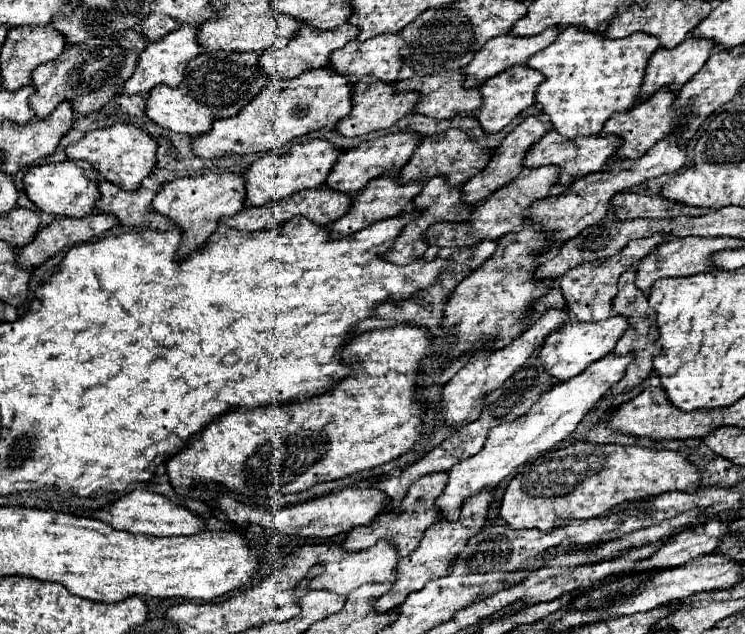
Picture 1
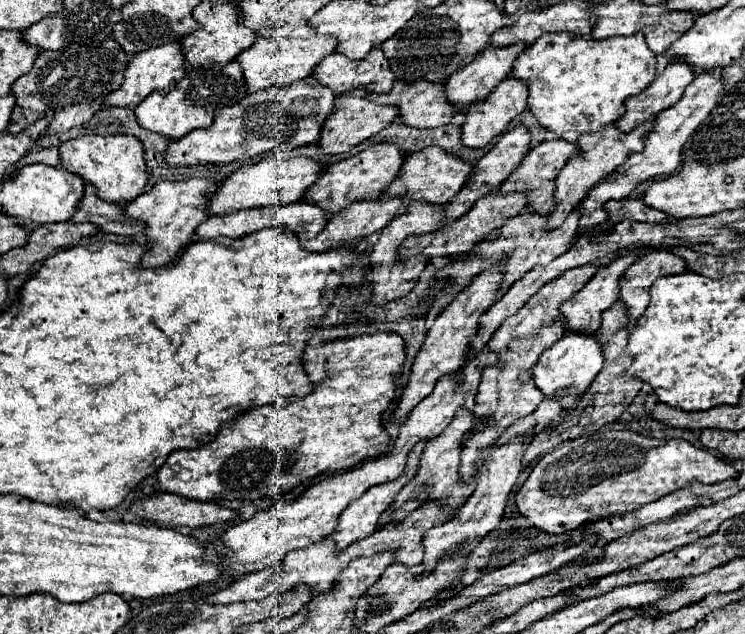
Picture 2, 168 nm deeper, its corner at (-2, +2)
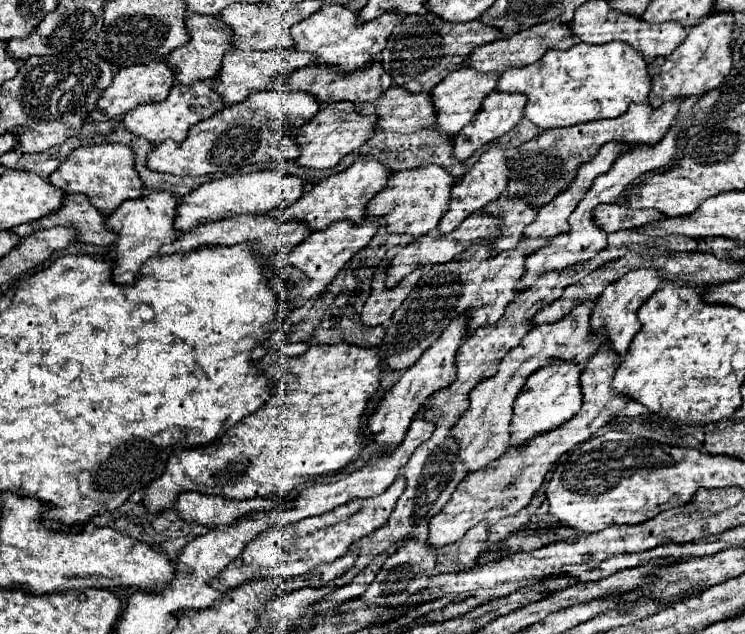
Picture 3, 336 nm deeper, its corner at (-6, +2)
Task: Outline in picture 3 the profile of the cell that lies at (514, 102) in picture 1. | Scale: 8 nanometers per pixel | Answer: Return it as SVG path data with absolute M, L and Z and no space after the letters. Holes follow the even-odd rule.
M492 91L484 101L470 125L466 125L454 137L454 155L464 163L474 151L486 143L512 131L524 115L526 97L520 93L498 93Z

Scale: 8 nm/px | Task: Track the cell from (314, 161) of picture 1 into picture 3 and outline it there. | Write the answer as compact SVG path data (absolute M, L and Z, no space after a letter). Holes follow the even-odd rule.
M254 171L254 173L224 177L196 187L178 201L174 229L178 233L186 233L210 221L220 221L238 215L264 215L270 213L272 209L282 209L292 205L302 193L304 193L304 181L300 177L280 175L276 171Z

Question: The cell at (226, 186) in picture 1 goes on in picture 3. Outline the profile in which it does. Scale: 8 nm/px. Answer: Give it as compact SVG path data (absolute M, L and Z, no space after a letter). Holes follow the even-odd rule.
M158 191L158 193L150 193L150 195L136 199L136 201L124 201L112 215L108 215L104 219L104 223L108 223L106 227L118 235L118 239L114 243L116 267L112 271L112 281L116 285L134 283L136 273L140 271L144 261L154 257L164 243L172 243L178 237L172 227L174 215L176 215L176 211L174 211L176 201L178 201L178 197L174 197L172 193Z

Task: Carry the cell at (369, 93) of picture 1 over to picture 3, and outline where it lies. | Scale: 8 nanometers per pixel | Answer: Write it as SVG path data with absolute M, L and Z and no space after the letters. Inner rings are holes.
M349 101L325 105L316 113L314 119L304 123L296 133L296 143L300 147L300 157L296 163L300 167L308 169L330 169L340 163L340 159L352 151L356 151L360 145L368 141L368 135L372 135L372 123L376 123L374 115L358 115L354 111L354 104Z

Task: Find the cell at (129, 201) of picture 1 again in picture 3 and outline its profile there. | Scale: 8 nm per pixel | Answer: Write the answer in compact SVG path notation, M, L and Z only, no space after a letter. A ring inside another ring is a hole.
M66 195L58 211L32 223L34 229L50 229L58 225L74 229L76 239L82 243L112 245L116 241L116 235L104 225L104 215L96 211L88 199L82 199L82 195Z

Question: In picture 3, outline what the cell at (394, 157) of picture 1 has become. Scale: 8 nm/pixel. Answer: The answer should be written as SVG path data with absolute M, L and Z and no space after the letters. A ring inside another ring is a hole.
M362 155L346 171L322 179L318 185L308 189L296 203L292 203L290 207L284 207L284 209L270 211L268 217L276 219L276 221L282 221L282 223L300 221L300 223L306 223L308 227L312 227L312 231L320 231L320 229L328 227L330 223L334 223L334 221L360 223L366 217L368 201L376 193L382 191L388 177L390 177L390 173L384 171L384 167L380 167L380 163L376 163L376 159L368 159L366 155Z

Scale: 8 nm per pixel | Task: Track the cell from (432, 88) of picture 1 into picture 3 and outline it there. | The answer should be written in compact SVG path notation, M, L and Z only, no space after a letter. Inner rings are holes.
M392 85L374 103L354 105L356 113L376 113L376 127L394 133L414 133L436 123L436 111L428 93L406 93Z

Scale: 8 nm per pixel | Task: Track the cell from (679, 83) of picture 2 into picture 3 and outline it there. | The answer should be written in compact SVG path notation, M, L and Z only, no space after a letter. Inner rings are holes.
M680 99L668 101L658 109L652 109L648 103L642 103L642 105L634 103L622 117L598 119L598 121L564 127L564 129L542 131L532 141L526 141L516 149L506 151L506 161L510 171L506 195L510 199L514 197L526 199L534 209L548 205L556 195L568 189L568 185L578 173L578 167L592 161L604 143L614 141L614 143L624 143L634 147L634 145L656 145L658 141L662 141L674 117L678 115L680 103L682 103Z

